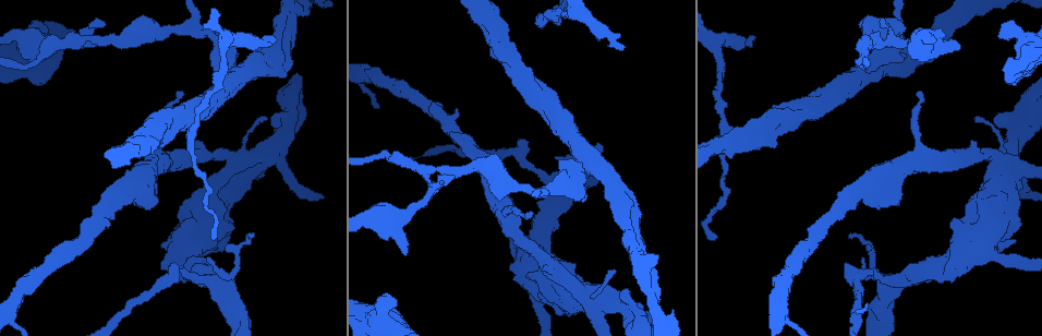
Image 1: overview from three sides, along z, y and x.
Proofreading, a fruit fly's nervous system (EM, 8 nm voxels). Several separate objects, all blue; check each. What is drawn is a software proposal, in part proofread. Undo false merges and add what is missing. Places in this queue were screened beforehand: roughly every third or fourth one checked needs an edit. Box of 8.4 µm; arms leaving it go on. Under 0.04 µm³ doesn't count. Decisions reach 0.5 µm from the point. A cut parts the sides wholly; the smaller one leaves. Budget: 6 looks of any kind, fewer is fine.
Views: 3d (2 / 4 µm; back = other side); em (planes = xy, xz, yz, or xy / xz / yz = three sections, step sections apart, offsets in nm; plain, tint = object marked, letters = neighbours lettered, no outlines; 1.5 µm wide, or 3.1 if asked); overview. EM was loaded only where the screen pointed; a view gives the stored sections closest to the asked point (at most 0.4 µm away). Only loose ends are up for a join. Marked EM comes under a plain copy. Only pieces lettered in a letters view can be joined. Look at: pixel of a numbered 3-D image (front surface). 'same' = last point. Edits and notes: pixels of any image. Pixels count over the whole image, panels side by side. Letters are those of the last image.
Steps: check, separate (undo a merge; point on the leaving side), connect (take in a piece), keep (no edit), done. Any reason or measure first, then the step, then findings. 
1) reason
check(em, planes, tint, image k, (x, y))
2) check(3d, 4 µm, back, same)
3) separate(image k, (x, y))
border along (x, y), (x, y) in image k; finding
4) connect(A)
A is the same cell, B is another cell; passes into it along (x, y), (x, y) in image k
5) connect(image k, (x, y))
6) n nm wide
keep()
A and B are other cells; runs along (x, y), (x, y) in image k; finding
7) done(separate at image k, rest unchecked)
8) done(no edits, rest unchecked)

sudden change in width
check(em, yz, step 8, letters, image 1, (39, 61))

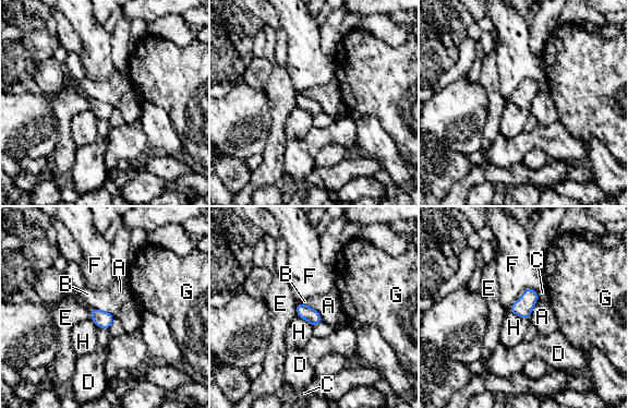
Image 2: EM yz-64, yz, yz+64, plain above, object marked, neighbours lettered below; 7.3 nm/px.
70 nm wide; F touches over 260 nm
keep()
A, B, C, D, E, F, G and H are other cells; one neuron here

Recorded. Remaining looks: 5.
an open end
check(em, planes, letters, image 1, (1000, 35))

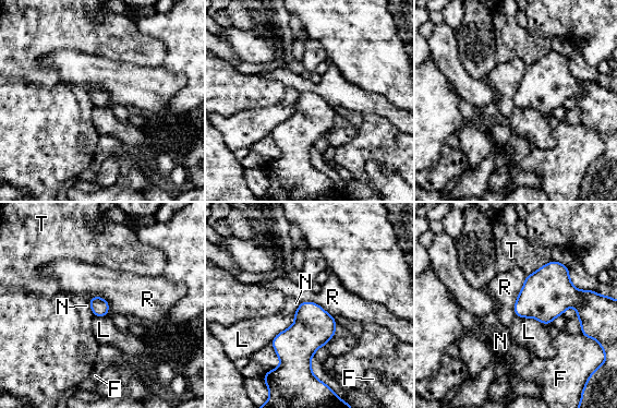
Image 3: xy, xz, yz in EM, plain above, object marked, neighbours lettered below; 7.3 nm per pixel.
keep()
F, L, N, R and T are other cells; border along (525, 275), (513, 307), (516, 316) in image 3; no lettered piece goes on from it

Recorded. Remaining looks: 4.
branch stops here
check(3d, 4 µm, image 1, (755, 37))

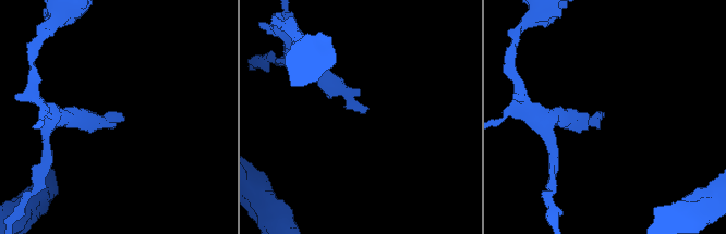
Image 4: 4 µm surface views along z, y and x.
check(em, planes, letters, image 4, (122, 119))

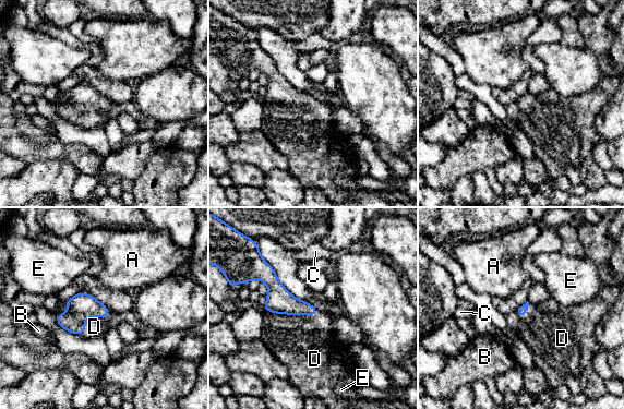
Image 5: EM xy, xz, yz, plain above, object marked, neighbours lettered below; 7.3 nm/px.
connect(D)
D is the same cell, A, B, C and E are other cells; passes into it along (279, 300), (291, 314), (304, 344) in image 5; the neuron continues

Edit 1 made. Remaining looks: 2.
done(connect at image 5, rest unchecked)

